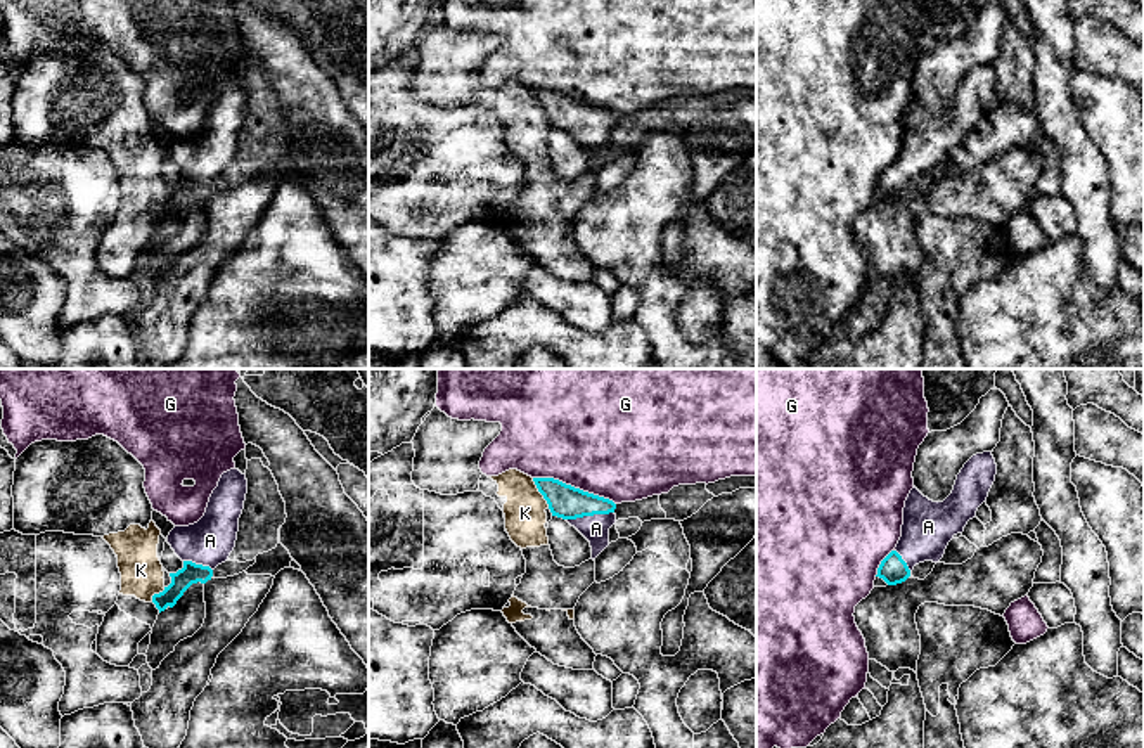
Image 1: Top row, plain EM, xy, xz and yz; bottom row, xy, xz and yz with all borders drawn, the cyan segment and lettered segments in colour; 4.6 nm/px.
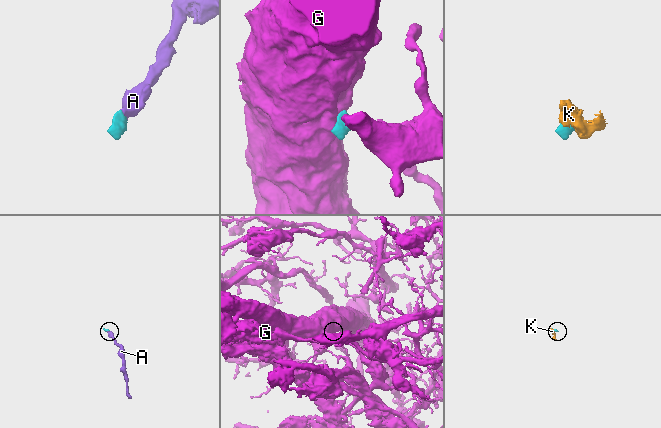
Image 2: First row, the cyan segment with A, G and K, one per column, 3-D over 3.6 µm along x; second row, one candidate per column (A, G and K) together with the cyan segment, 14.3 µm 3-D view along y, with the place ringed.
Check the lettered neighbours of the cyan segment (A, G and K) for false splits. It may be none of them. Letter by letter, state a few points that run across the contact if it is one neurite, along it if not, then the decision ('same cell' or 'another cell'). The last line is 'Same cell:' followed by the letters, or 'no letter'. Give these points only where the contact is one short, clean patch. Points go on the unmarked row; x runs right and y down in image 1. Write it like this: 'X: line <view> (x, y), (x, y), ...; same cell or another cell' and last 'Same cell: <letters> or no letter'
A: line xz (565, 113), (589, 127), (596, 141); same cell
G: another cell
K: line xz (532, 90), (549, 118); another cell
Same cell: A

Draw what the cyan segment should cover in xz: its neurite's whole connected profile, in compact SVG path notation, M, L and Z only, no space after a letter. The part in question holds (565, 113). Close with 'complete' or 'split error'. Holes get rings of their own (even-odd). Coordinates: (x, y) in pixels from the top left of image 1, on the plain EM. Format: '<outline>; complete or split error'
M533 90L552 128L566 132L592 159L595 171L609 158L609 140L616 135L616 116L554 90Z; split error

